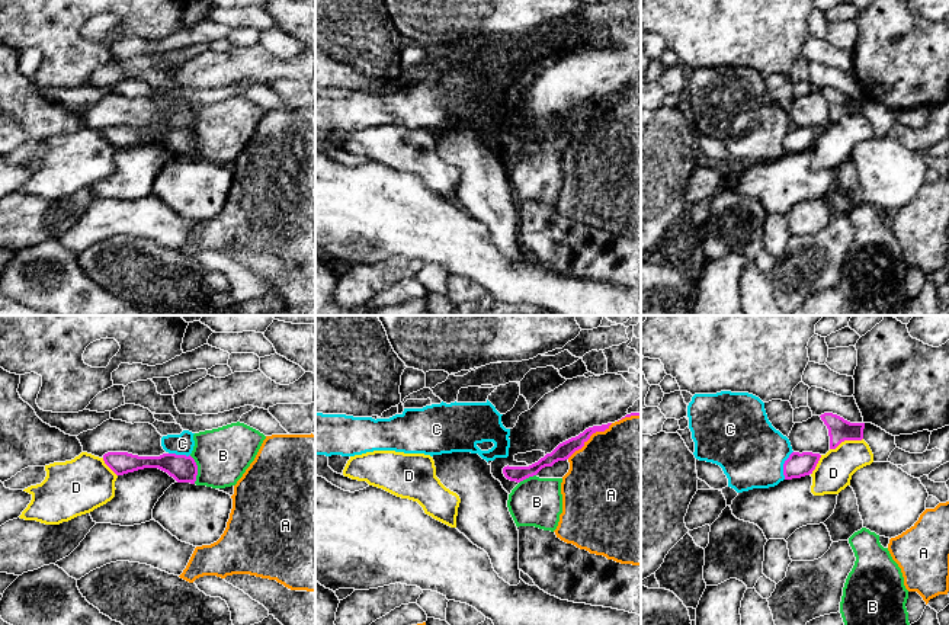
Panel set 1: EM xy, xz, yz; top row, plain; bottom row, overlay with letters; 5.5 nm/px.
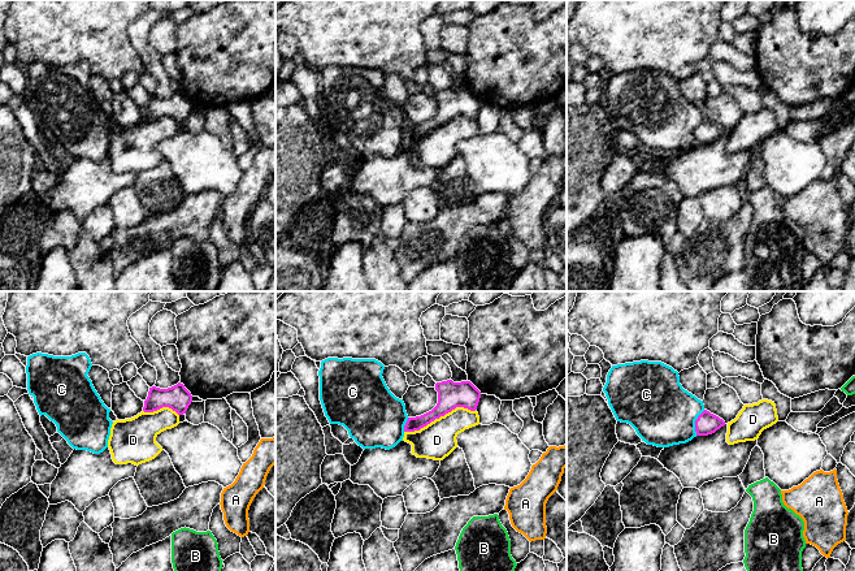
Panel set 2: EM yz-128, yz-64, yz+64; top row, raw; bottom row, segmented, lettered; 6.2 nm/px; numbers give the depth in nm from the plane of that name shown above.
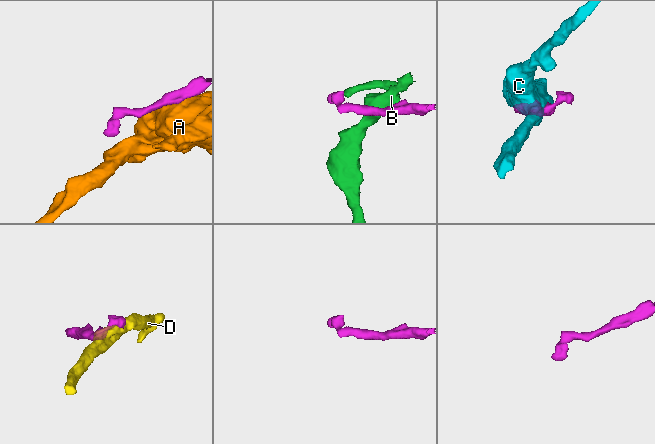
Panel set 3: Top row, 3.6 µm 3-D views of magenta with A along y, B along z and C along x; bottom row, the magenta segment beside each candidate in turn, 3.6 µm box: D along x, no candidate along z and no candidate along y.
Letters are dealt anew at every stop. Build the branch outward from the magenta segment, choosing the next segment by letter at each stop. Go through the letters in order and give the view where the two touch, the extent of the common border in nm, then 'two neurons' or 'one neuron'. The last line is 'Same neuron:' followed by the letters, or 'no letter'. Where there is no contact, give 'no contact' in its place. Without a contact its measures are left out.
A: xz | 320 nm | two neurons
B: xy | 160 nm | two neurons
C: yz | 170 nm | two neurons
D: yz | 200 nm | two neurons
Same neuron: no letter

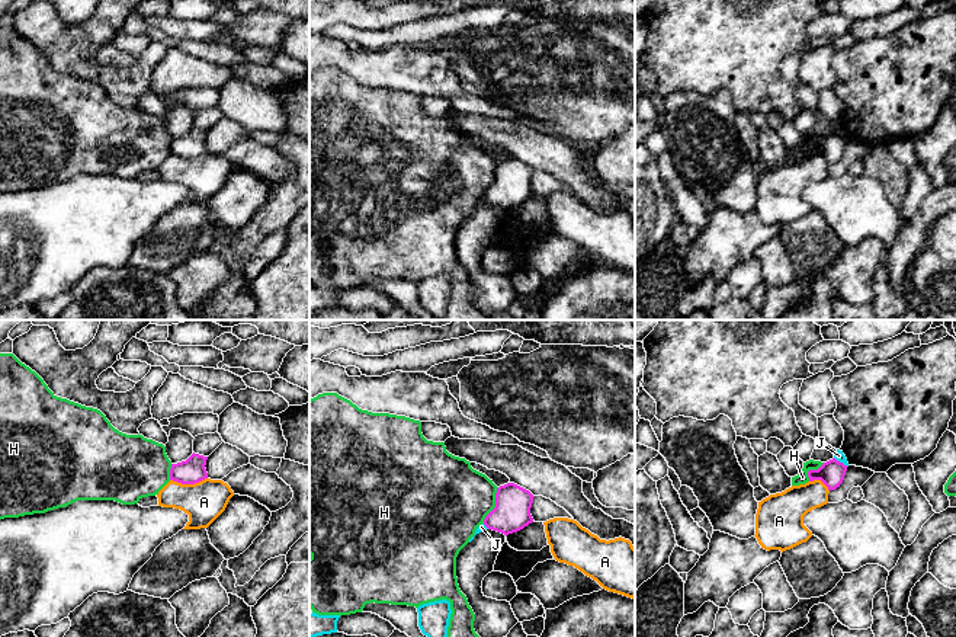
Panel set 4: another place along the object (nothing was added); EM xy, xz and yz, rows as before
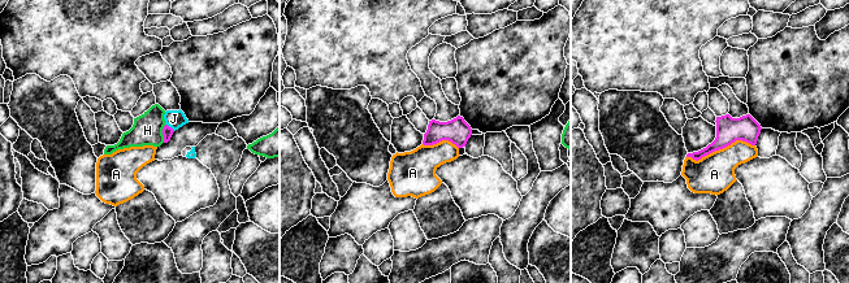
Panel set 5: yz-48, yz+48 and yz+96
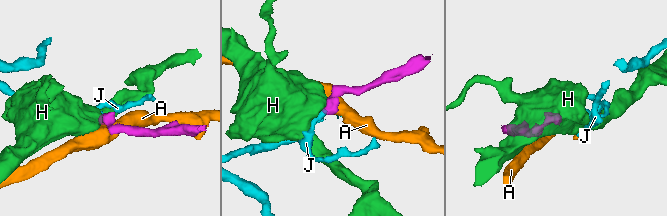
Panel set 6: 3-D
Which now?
A: xy | 200 nm | two neurons
H: xz | 220 nm | two neurons
J: yz | 90 nm | two neurons
Same neuron: no letter

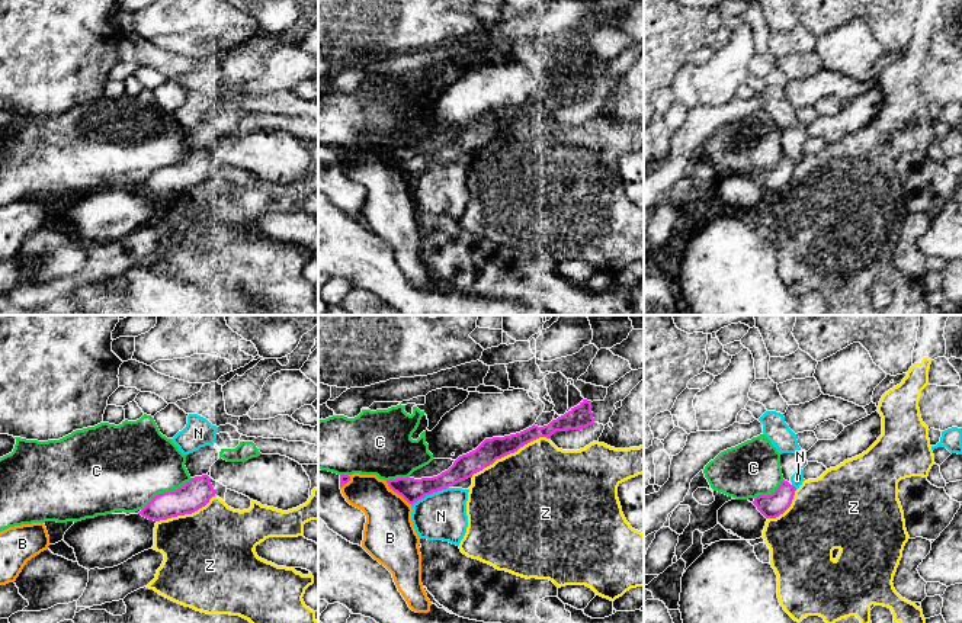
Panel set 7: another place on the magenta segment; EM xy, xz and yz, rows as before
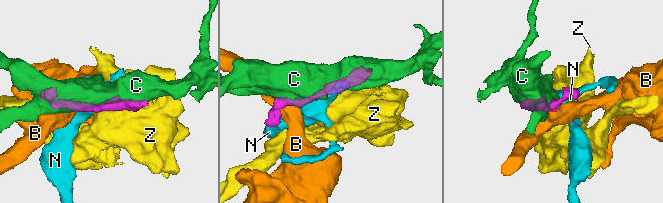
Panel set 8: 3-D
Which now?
B: xz | 200 nm | two neurons
C: xy | 340 nm | two neurons
N: xz | 240 nm | two neurons
Z: xz | 480 nm | two neurons
Same neuron: no letter

